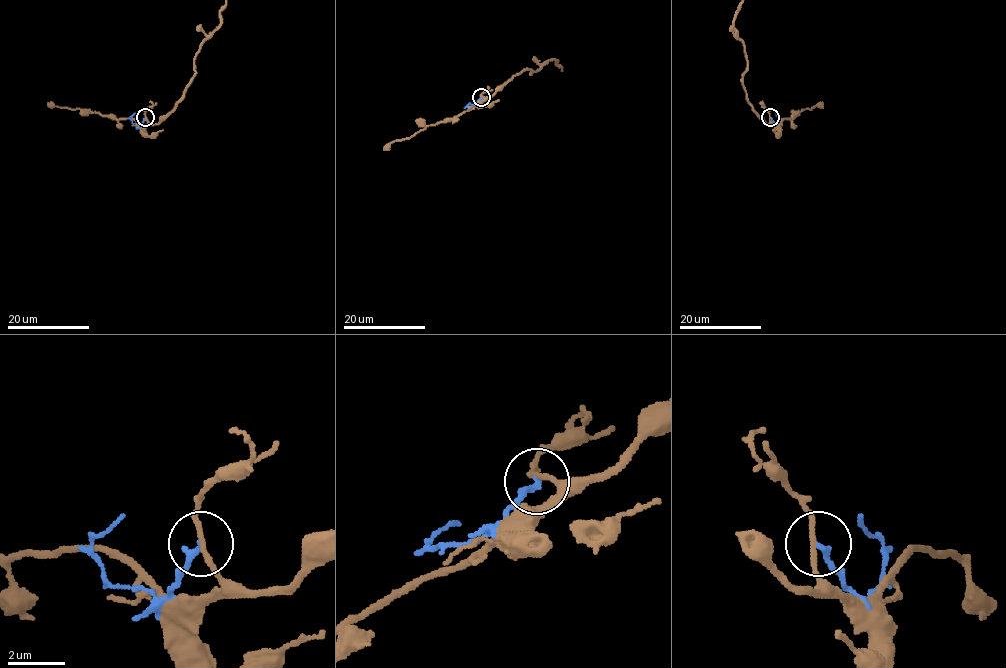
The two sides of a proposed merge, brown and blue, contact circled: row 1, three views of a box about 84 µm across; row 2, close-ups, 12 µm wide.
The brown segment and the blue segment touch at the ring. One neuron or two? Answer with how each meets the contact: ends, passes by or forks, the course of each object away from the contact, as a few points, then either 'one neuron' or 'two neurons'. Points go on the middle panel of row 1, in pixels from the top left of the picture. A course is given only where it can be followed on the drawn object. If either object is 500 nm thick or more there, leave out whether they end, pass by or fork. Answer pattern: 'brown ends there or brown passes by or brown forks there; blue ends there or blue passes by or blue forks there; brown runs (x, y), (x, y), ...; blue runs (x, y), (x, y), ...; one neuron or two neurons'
brown passes by; blue ends there; blue runs (481, 97), (475, 104), (466, 106), (471, 104); two neurons

